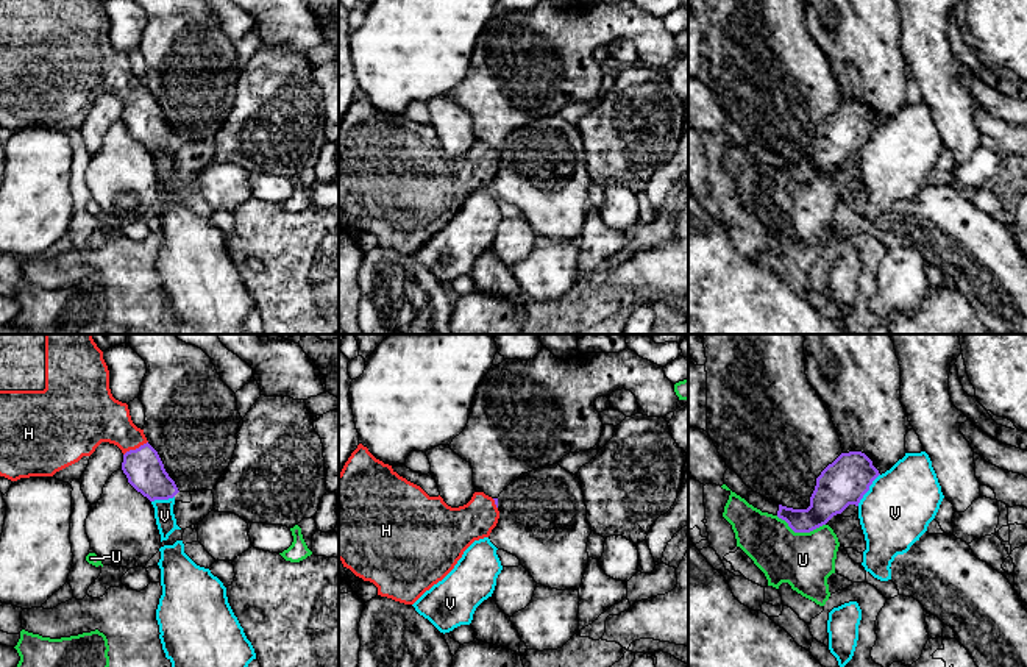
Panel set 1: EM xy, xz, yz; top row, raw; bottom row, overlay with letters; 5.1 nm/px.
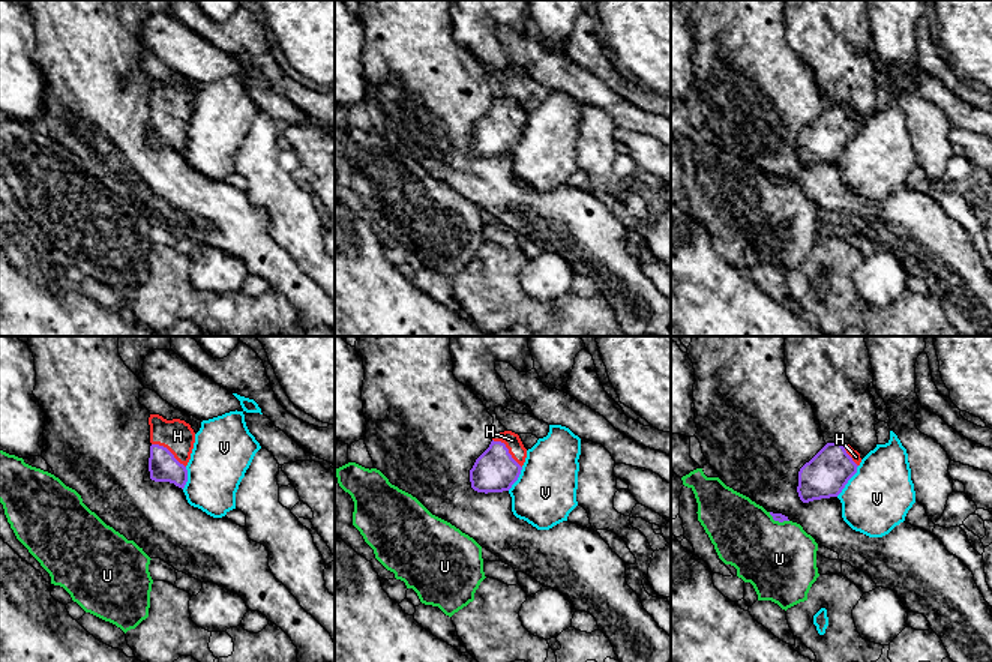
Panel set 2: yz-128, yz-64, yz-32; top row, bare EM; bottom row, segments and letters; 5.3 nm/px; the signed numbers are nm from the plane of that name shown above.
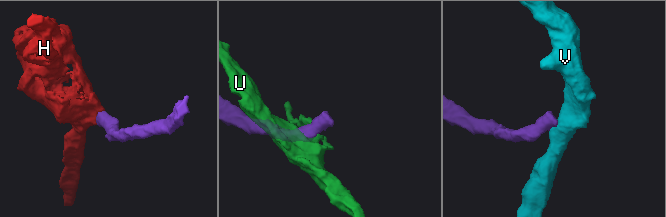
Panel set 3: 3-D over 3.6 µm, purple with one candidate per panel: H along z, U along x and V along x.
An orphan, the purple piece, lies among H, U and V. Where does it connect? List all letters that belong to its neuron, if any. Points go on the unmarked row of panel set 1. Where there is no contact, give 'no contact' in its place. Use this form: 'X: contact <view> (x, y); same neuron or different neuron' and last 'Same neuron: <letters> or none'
H: contact xy (136, 99); same neuron
U: contact yz (801, 181); different neuron
V: contact yz (868, 139); different neuron
Same neuron: H

